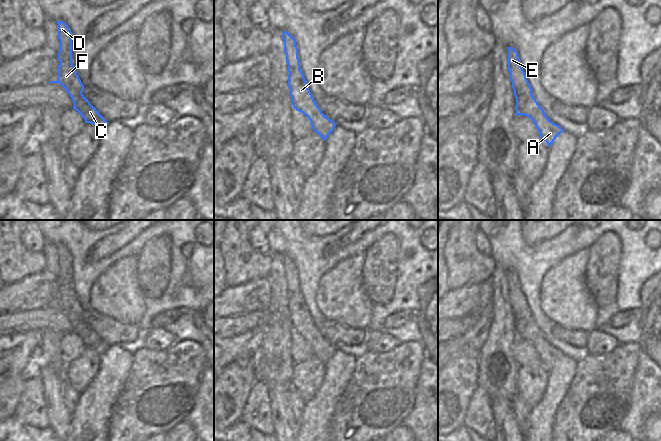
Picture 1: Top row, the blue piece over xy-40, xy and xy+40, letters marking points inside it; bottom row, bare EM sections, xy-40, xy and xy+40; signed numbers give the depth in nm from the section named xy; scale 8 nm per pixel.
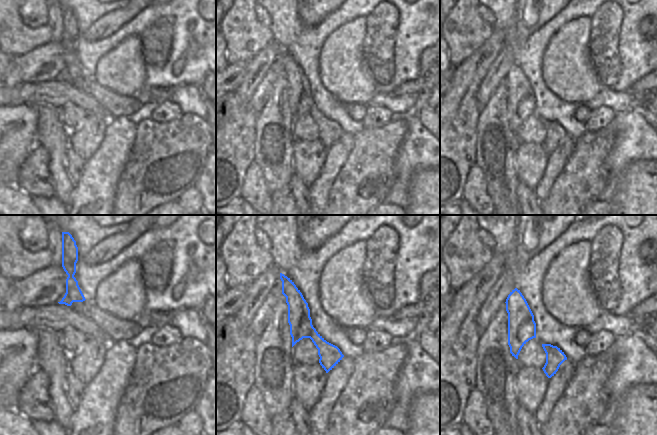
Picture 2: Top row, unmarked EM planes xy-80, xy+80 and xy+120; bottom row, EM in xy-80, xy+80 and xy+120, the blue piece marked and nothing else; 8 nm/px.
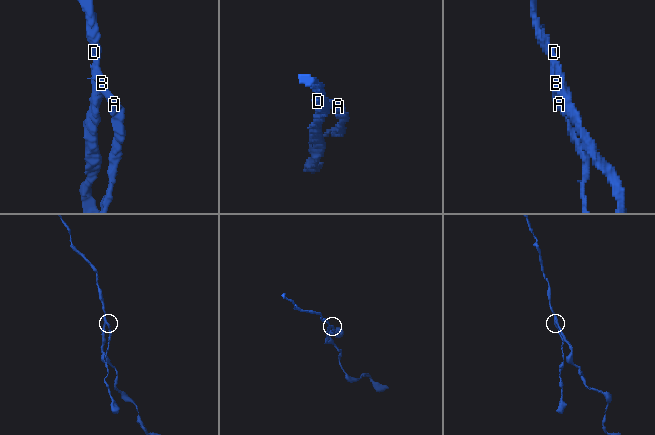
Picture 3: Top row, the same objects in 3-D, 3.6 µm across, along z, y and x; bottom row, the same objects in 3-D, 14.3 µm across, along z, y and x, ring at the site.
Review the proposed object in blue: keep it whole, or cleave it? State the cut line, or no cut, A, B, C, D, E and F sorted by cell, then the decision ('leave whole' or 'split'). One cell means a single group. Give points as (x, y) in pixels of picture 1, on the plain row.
cut in xy+40 along (531, 318), (524, 328), (523, 338); A B C F / D E; split

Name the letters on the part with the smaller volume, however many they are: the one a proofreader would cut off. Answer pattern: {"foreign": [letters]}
{"foreign": ["A", "B", "C", "F"]}

